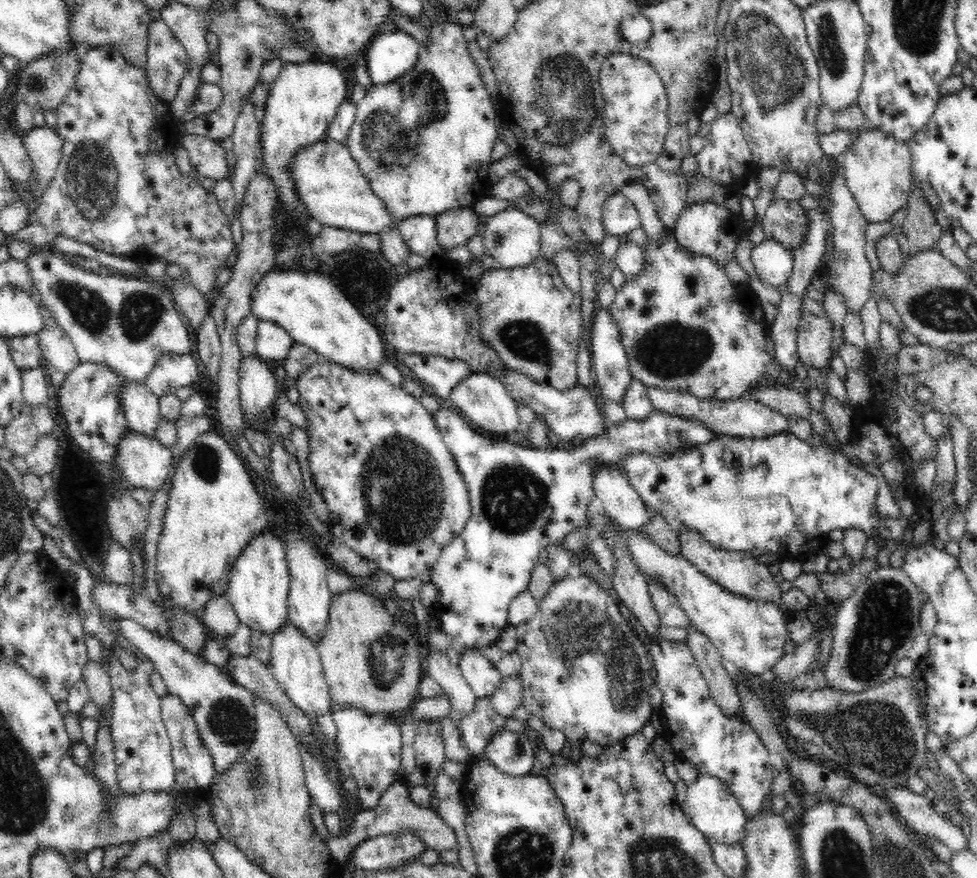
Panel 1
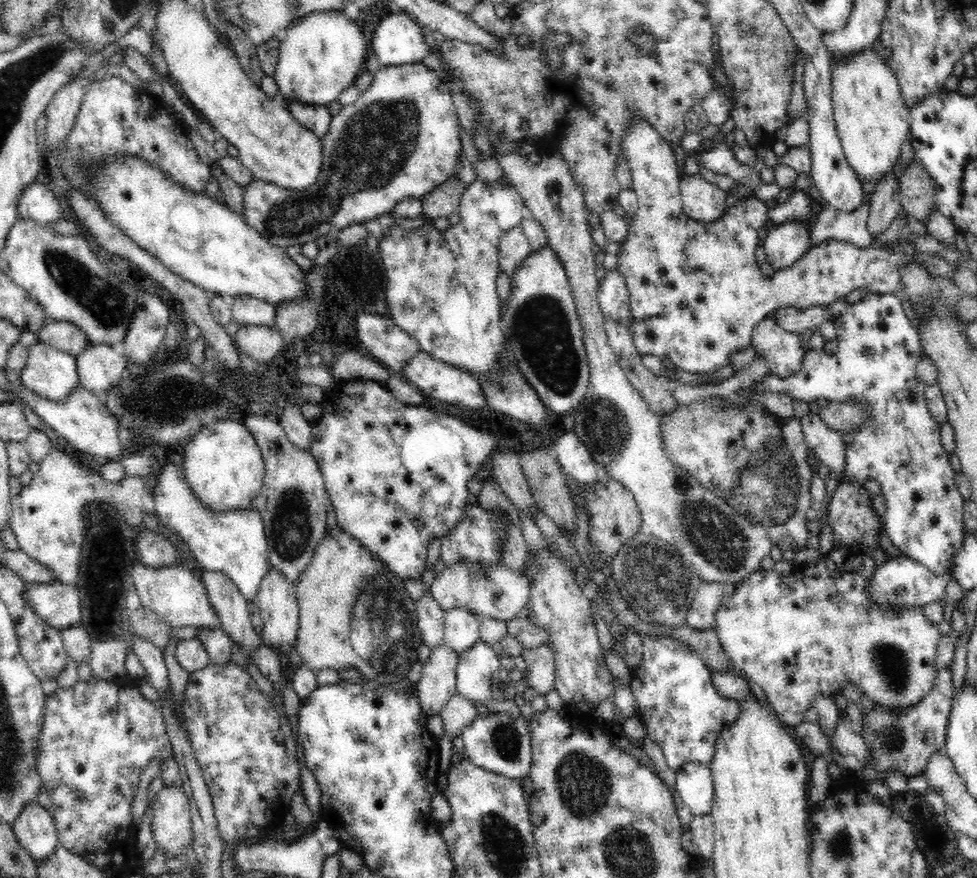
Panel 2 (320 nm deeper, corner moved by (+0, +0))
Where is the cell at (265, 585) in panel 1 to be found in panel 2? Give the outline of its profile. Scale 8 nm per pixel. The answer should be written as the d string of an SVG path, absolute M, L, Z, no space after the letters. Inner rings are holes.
M168 462L158 472L151 493L155 521L174 528L174 532L188 544L188 548L204 570L224 573L224 576L236 585L242 597L248 602L254 600L259 593L260 583L270 572L269 542L261 514L252 508L209 514L193 498L180 468L180 465Z

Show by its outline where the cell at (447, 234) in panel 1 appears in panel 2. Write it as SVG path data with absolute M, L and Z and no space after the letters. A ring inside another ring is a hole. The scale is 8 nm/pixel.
M458 179L440 185L434 193L422 199L423 215L428 219L438 221L440 218L450 218L452 214L458 213L458 204L466 188L467 186Z

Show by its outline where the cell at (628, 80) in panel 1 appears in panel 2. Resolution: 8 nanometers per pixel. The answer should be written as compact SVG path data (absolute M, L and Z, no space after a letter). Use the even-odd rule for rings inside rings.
M629 108L631 116L633 116L627 125L623 128L621 134L620 144L622 147L622 154L628 165L631 167L632 172L632 189L638 198L639 208L634 218L630 220L630 234L625 238L625 241L621 245L621 249L618 253L618 266L617 272L620 272L621 276L624 277L626 283L626 289L629 291L629 302L630 302L630 316L628 324L628 330L631 334L632 340L634 341L637 354L649 355L658 358L670 358L672 364L676 364L678 369L690 372L690 374L708 374L708 372L714 372L716 368L722 368L726 366L726 362L730 363L732 356L748 351L751 345L751 334L756 330L760 321L763 321L777 308L784 306L793 306L797 309L803 309L814 306L826 306L837 302L840 299L844 299L850 292L862 289L867 292L878 293L878 294L898 294L900 286L903 284L904 268L912 262L917 262L919 265L924 265L926 271L930 272L931 275L935 276L947 276L947 278L954 278L954 267L940 255L924 255L915 256L914 254L905 254L899 247L893 247L892 250L886 248L876 247L874 242L870 246L864 248L858 248L854 244L844 242L842 240L830 239L819 242L818 244L812 245L798 261L795 262L788 269L777 269L771 275L771 277L765 276L760 271L758 262L756 261L756 246L761 243L764 229L768 220L768 210L766 203L760 201L755 196L747 195L743 199L739 199L732 208L728 207L727 213L724 214L723 218L720 218L718 222L712 225L702 225L700 222L693 221L684 213L684 208L681 205L681 192L679 186L681 184L681 174L678 173L677 159L673 152L670 143L663 137L663 135L651 125L647 117L636 117L636 109Z

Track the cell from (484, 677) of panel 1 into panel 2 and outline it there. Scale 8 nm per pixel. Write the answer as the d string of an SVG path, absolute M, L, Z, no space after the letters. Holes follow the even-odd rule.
M454 607L445 612L444 644L459 657L479 639L479 618L466 608Z

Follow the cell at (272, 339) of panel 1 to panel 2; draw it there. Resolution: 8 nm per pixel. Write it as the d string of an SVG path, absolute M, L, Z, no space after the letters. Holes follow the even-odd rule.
M244 297L243 299L229 298L227 300L233 312L233 319L240 326L266 326L275 324L276 311L273 306L248 297Z

